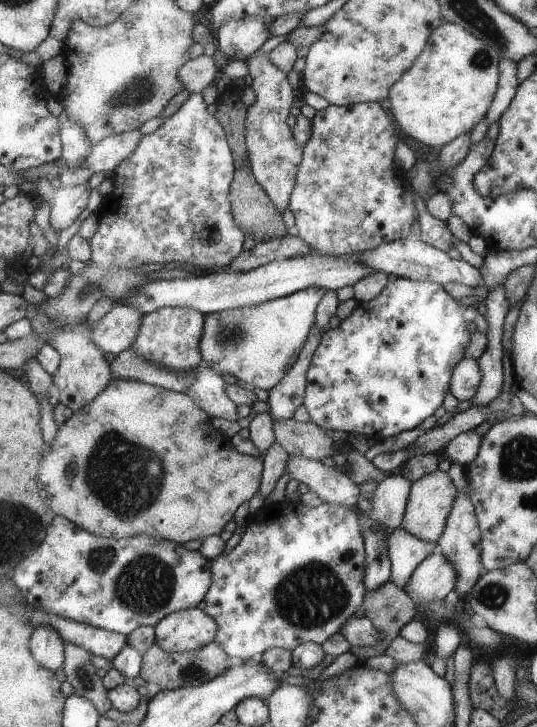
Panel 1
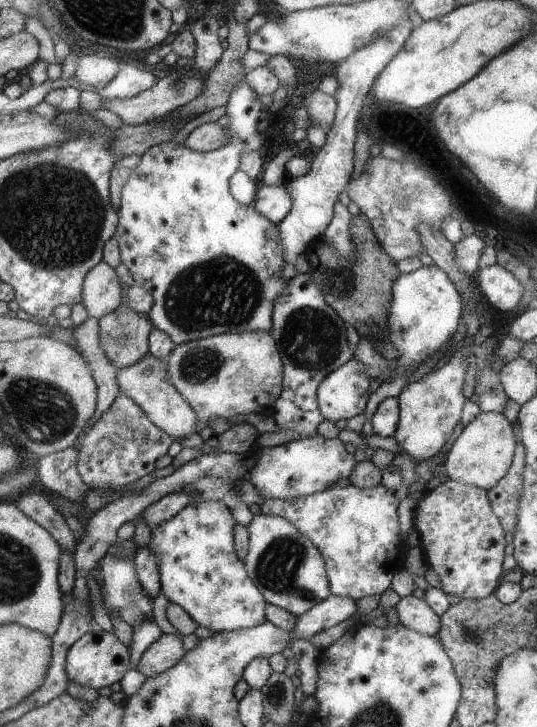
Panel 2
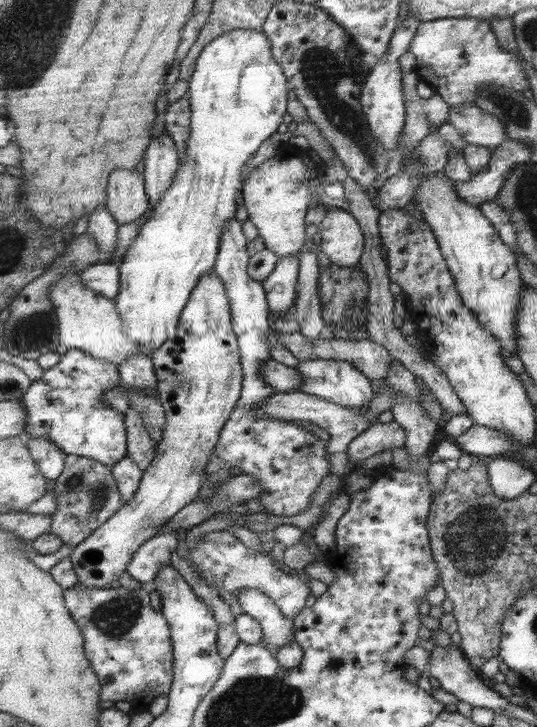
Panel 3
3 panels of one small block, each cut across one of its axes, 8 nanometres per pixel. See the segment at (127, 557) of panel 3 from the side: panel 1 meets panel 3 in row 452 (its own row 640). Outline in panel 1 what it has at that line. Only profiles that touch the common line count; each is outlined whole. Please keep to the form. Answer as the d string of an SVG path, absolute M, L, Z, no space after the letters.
M197 608L170 612L154 627L157 646L168 653L182 653L214 640L216 621Z

